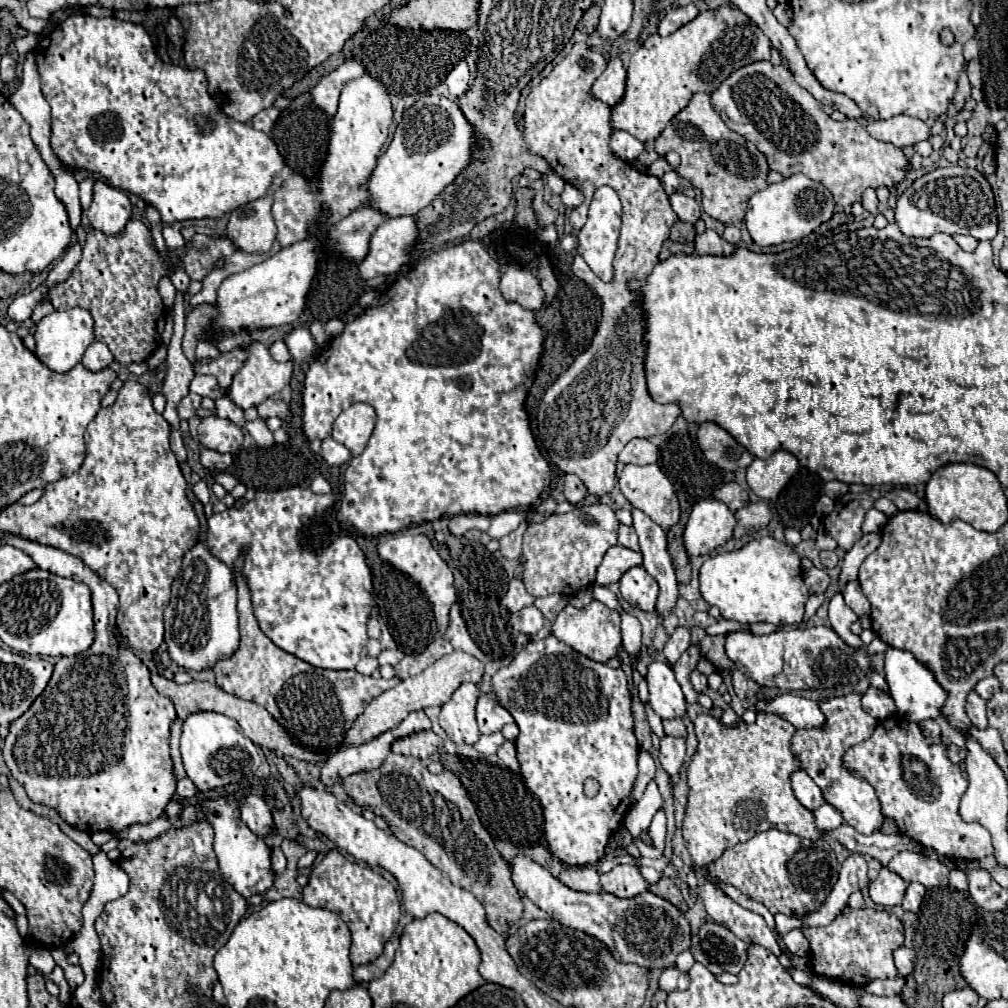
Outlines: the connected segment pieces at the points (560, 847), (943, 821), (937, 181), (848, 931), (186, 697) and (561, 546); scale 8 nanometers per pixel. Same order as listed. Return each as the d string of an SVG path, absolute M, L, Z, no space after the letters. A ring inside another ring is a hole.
M549 634L529 642L507 668L499 668L499 672L491 678L491 688L499 704L511 712L519 726L515 744L517 760L523 782L541 800L545 814L545 836L551 854L567 866L597 864L605 854L609 838L619 830L633 804L631 790L637 778L639 744L633 732L625 672L621 668L609 668L607 664L589 660ZM589 776L601 784L601 790L593 798L583 792L583 782Z
M889 718L879 722L871 738L867 738L863 744L857 744L855 748L847 748L847 752L843 754L843 766L853 776L867 780L875 788L883 816L893 818L899 826L899 832L913 838L921 846L931 848L951 860L977 860L993 854L989 832L981 824L963 822L963 818L959 816L959 800L967 790L967 778L961 774L961 768L947 758L945 746L927 744L915 722L907 722L903 718Z
M937 168L915 180L897 200L895 222L905 236L931 238L937 232L967 234L977 240L993 240L997 234L997 210L991 184L977 168ZM967 176L967 186L965 178Z
M843 908L843 912L825 928L803 928L803 936L811 942L813 972L845 984L865 986L875 978L895 978L893 952L903 946L903 924L885 910L875 908Z
M157 672L151 674L151 684L157 688L159 694L163 694L163 696L167 696L167 698L173 700L175 710L177 710L177 718L181 718L181 720L185 720L189 714L195 714L195 712L219 712L219 714L225 714L225 716L233 718L233 720L241 726L243 734L245 734L249 740L253 740L255 744L259 744L259 746L263 746L263 748L269 748L269 750L277 752L279 756L293 756L293 758L299 758L299 760L305 760L305 762L311 762L311 764L319 764L319 762L323 762L323 760L327 758L327 756L321 754L321 752L313 752L313 750L307 750L307 748L299 746L299 744L285 732L285 728L279 726L279 724L271 718L271 714L269 714L263 706L259 706L259 704L255 704L255 702L251 702L251 700L241 700L241 698L237 698L237 696L233 696L233 694L227 694L227 692L221 690L219 686L213 686L213 684L209 684L209 682L197 682L197 680L179 686L179 684L175 684L173 680L167 680L165 676L161 676L161 674L157 674Z
M607 504L579 506L573 512L551 516L543 524L529 524L523 534L523 584L533 598L563 594L573 596L581 588L589 588L595 582L595 570L601 564L605 552L617 544L619 520Z

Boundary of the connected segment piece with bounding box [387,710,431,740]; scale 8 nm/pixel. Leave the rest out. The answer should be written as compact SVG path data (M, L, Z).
M417 710L411 712L397 728L389 730L387 736L389 740L399 740L399 736L411 736L411 732L423 732L423 730L431 730L431 720L423 710Z

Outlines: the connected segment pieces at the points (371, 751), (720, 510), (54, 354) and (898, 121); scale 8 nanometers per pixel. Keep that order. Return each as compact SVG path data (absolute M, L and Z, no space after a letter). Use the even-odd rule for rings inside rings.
M369 740L365 746L347 746L335 752L323 766L319 780L325 786L333 786L335 782L355 774L355 772L369 772L379 768L383 760L389 756L391 746L375 746L375 740Z
M699 500L687 520L683 532L683 544L689 556L709 554L721 548L735 528L733 512L719 500Z
M71 308L63 312L53 312L45 318L41 318L35 324L35 356L51 370L55 372L67 372L75 364L81 362L85 348L95 340L93 336L93 318L83 308Z
M893 116L889 120L877 120L877 122L867 122L865 130L875 138L883 142L893 142L897 148L913 146L921 140L927 140L931 136L929 126L911 116Z

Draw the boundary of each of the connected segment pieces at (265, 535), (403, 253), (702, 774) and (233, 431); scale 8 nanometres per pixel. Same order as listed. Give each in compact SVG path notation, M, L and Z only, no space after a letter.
M293 486L275 492L259 490L255 498L245 506L227 508L221 514L213 514L209 518L209 532L205 544L209 552L221 562L225 562L229 568L233 568L239 550L243 546L247 548L243 576L251 592L253 614L267 638L271 638L285 652L309 662L311 666L327 670L353 670L357 662L367 654L367 620L373 606L371 570L365 562L365 554L351 536L335 536L329 546L321 550L309 550L301 542L303 534L299 534L307 524L307 510L329 508L331 496L313 494L309 488Z
M415 216L389 218L371 236L371 246L367 258L359 264L359 274L363 280L371 280L381 274L393 274L403 264L409 264L411 256L407 248L415 244L419 228Z
M757 712L755 724L741 720L735 728L725 728L717 718L701 714L695 720L695 732L699 748L687 770L691 792L683 820L683 838L695 866L707 866L725 848L771 828L809 840L823 836L823 830L815 828L813 812L801 806L791 790L791 774L801 770L799 758L791 750L791 738L797 732L793 724L781 716Z
M209 416L199 424L199 442L215 452L235 454L243 444L243 430L227 418Z

